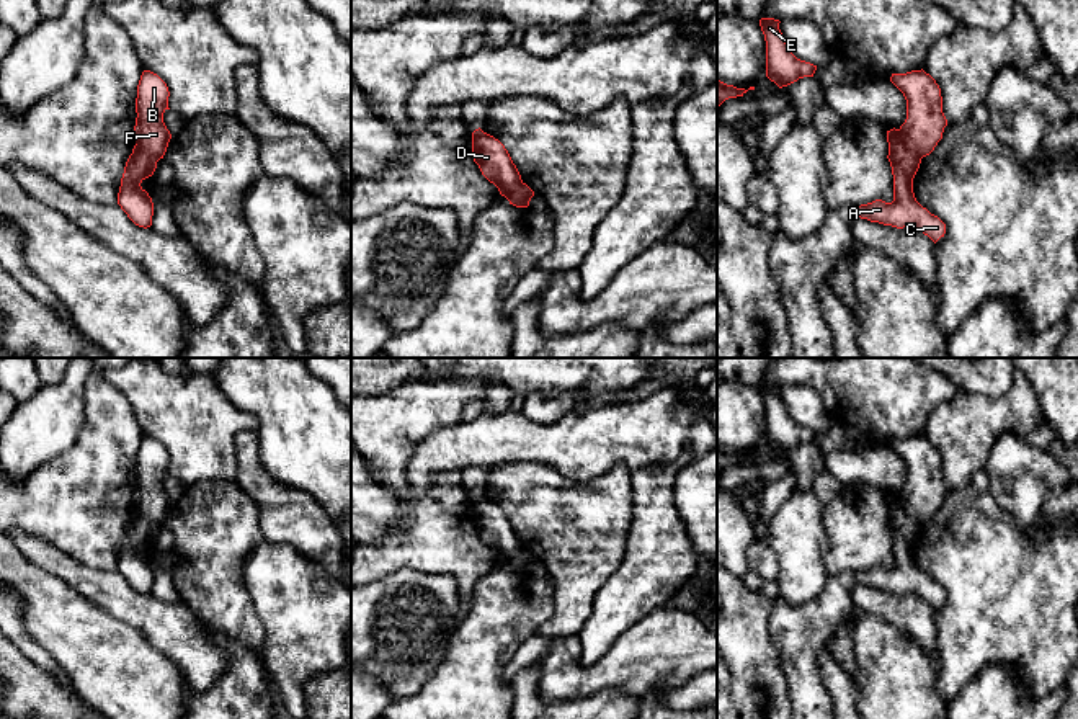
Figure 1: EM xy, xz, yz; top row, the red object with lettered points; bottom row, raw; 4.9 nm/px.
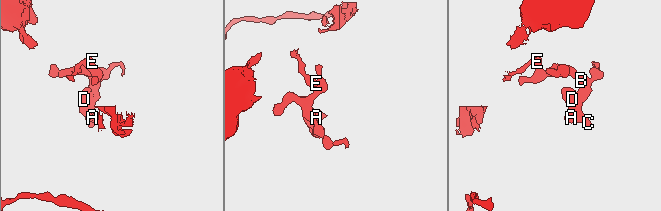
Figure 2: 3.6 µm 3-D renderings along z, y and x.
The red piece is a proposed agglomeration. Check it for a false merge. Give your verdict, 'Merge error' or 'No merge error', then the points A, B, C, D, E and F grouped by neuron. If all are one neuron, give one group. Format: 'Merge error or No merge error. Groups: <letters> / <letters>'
Merge error. Groups: A C D / B E F

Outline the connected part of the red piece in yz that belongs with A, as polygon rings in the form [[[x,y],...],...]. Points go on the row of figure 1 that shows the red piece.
[[[898,129],[887,131],[889,162],[893,175],[893,201],[875,199],[856,208],[856,216],[871,222],[892,226],[897,229],[915,227],[928,235],[934,243],[944,237],[946,224],[926,208],[913,193],[913,178],[921,159],[913,154],[902,139]]]

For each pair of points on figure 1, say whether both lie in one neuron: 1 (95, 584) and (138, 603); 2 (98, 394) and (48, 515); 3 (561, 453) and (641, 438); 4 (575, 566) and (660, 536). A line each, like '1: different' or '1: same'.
1: same
2: same
3: same
4: different

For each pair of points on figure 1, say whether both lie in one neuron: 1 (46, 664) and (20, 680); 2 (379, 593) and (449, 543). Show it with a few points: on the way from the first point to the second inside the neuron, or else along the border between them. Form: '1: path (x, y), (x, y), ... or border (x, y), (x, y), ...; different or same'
1: border (17, 646), (36, 665), (71, 688); different
2: border (451, 574), (422, 574), (400, 567), (376, 579); different

